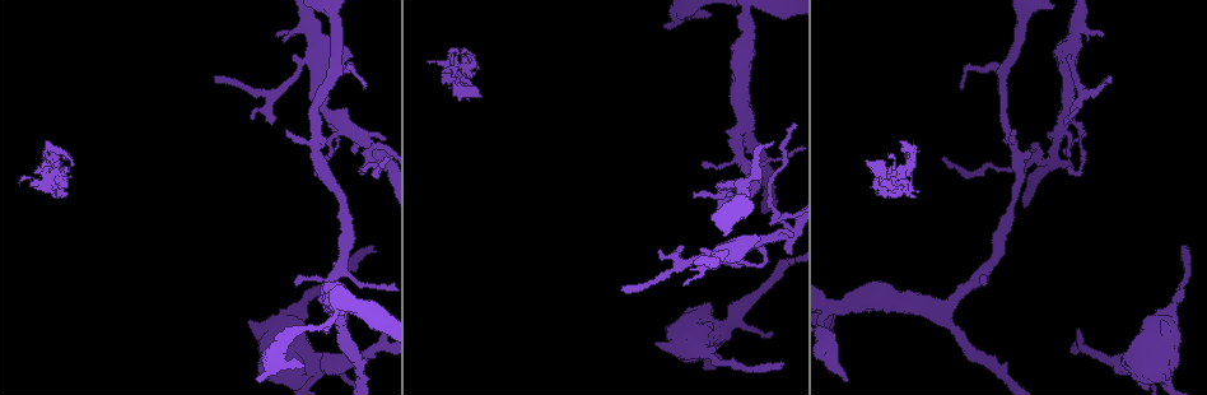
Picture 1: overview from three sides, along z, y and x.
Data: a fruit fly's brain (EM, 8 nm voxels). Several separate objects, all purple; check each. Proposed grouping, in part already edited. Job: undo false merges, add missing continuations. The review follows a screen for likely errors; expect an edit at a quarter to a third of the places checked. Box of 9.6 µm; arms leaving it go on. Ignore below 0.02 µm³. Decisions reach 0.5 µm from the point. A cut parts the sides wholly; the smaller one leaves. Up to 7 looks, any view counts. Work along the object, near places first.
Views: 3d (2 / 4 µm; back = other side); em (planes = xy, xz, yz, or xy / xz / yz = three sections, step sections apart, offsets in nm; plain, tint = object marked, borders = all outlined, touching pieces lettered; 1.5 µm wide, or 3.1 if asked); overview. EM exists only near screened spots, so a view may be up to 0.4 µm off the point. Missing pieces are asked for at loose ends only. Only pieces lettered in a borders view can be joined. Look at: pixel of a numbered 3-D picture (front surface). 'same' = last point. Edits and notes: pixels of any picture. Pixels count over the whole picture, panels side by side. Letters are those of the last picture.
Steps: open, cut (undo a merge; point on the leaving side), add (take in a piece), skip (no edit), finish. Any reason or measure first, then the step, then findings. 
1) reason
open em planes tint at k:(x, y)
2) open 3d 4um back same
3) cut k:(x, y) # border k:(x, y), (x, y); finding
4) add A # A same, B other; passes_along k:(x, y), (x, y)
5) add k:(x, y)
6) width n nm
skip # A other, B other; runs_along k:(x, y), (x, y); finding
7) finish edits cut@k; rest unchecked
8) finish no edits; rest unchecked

an open end
open 3d 4um back at 1:(1011, 135)

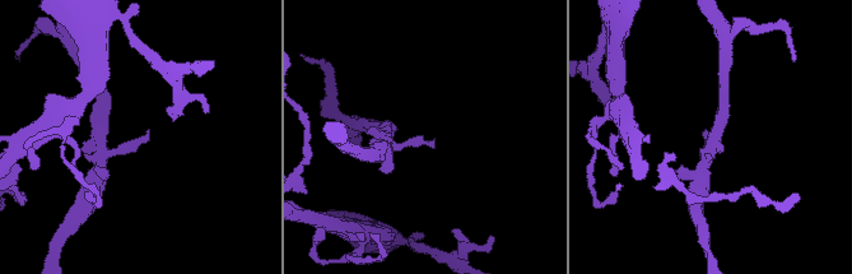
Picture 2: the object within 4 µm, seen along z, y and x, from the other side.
open em planes plain at 2:(431, 144)

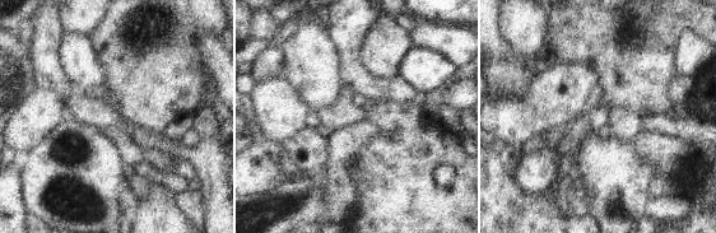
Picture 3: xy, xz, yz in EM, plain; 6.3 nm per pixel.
open em planes borders same

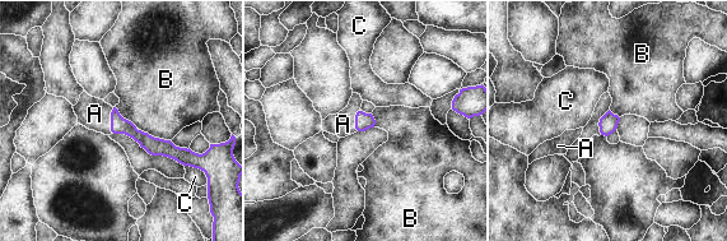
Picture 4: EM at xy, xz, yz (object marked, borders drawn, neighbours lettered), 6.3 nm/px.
add A # A same, B other, C other; passes_along 4:(119, 125), (111, 120), (94, 114); it goes on there

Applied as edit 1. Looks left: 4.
free end
open 3d 4um at 1:(278, 36)

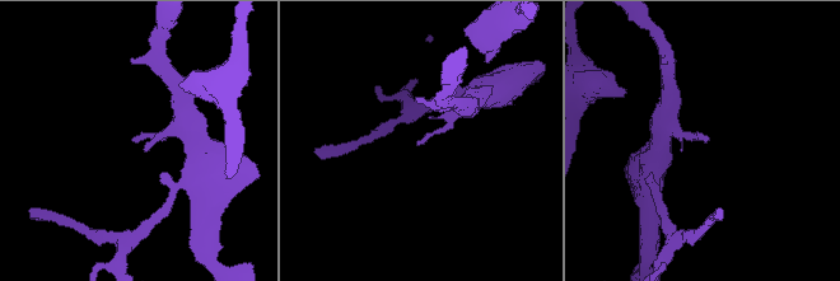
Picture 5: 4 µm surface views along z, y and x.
now the EM
open em planes borders at 5:(134, 138)

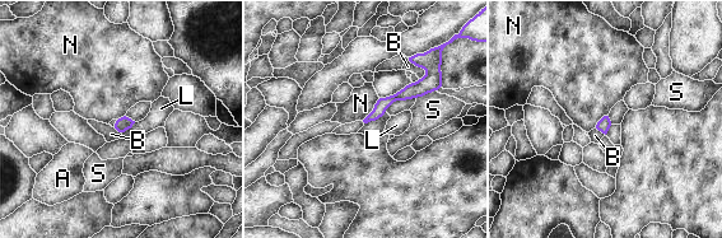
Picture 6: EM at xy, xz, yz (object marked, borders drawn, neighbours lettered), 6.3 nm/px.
longest_contact N 180 nm
skip # A other, B other, L other, N other, S other; runs_along 6:(431, 83), (391, 98), (371, 117); none of them fits

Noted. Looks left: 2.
tapers out
open em planes plain at 1:(214, 78)

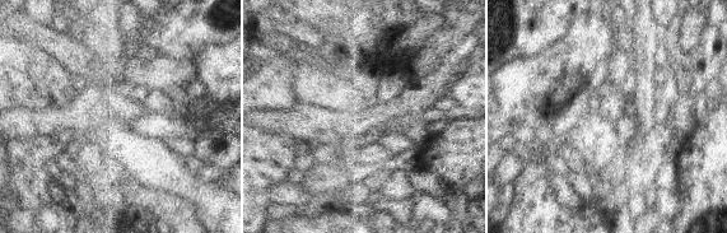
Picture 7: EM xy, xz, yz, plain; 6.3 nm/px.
see the neighbours
open em planes borders same

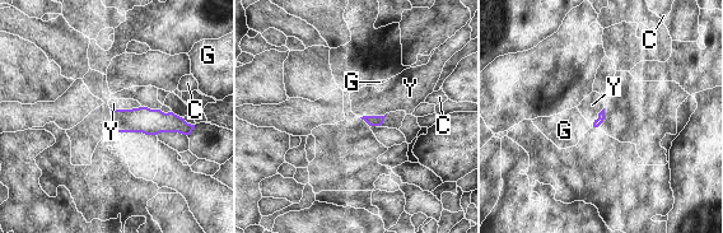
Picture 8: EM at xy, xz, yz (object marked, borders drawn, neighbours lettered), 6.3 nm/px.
longest_contact Y 190 nm
skip # C other, G other, Y other; border 8:(140, 106), (111, 110); no lettered piece goes on from it

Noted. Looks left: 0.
finish edits add@4; rest unchecked

